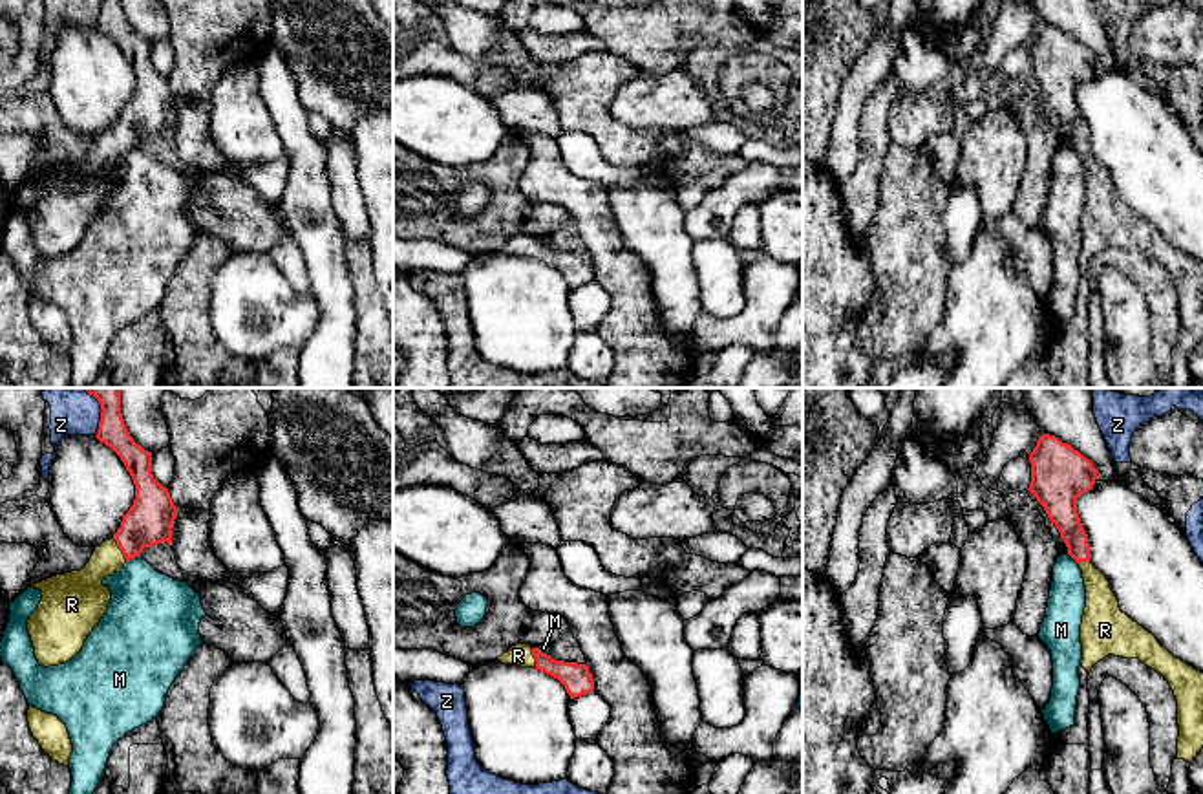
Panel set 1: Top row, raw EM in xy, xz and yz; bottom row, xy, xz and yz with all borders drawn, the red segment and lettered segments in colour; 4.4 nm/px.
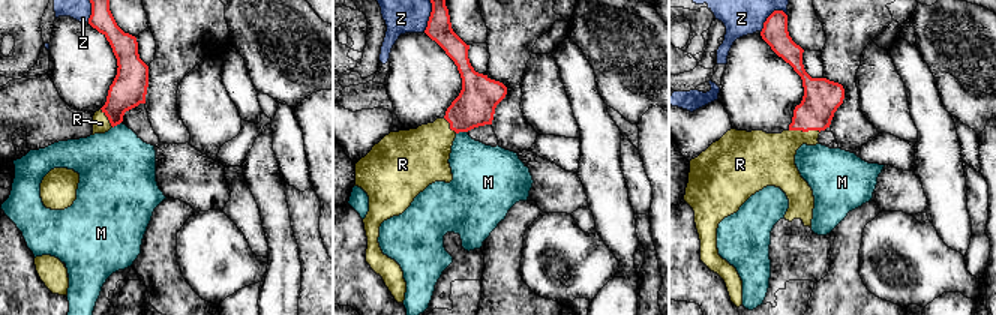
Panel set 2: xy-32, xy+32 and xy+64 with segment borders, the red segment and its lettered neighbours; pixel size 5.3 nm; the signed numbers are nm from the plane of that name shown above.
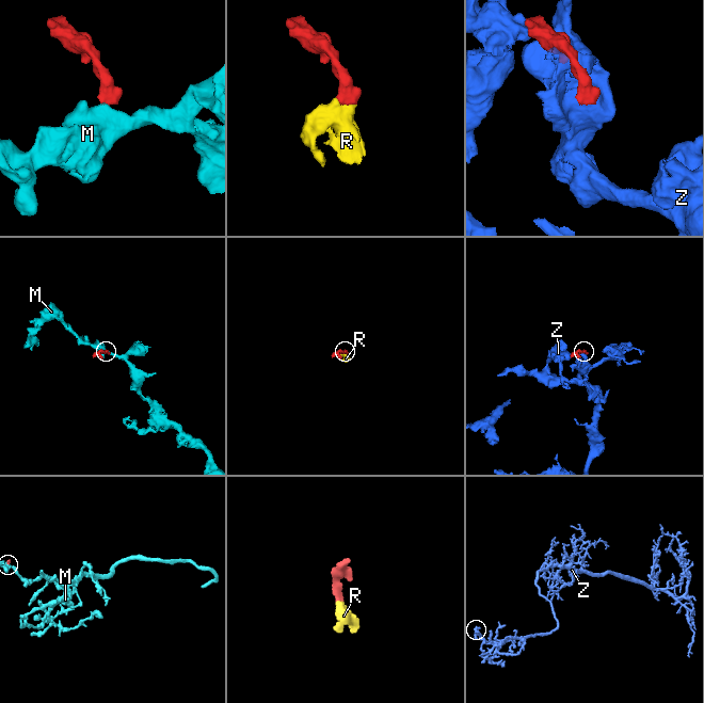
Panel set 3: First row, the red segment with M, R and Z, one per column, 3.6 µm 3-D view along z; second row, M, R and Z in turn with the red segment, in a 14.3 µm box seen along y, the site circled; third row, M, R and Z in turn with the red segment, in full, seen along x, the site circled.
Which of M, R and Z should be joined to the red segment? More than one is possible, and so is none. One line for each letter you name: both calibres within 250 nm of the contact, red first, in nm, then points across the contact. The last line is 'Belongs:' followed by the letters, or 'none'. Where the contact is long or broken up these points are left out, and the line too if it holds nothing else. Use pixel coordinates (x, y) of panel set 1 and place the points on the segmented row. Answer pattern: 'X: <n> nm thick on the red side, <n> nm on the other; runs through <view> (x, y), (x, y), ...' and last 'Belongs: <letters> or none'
R: 200 nm thick on the red side, 190 nm on the other; runs through xy (149, 522), (119, 547), (92, 575), (83, 591)
Belongs: R

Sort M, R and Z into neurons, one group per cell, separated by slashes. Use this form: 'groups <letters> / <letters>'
groups M / R / Z

